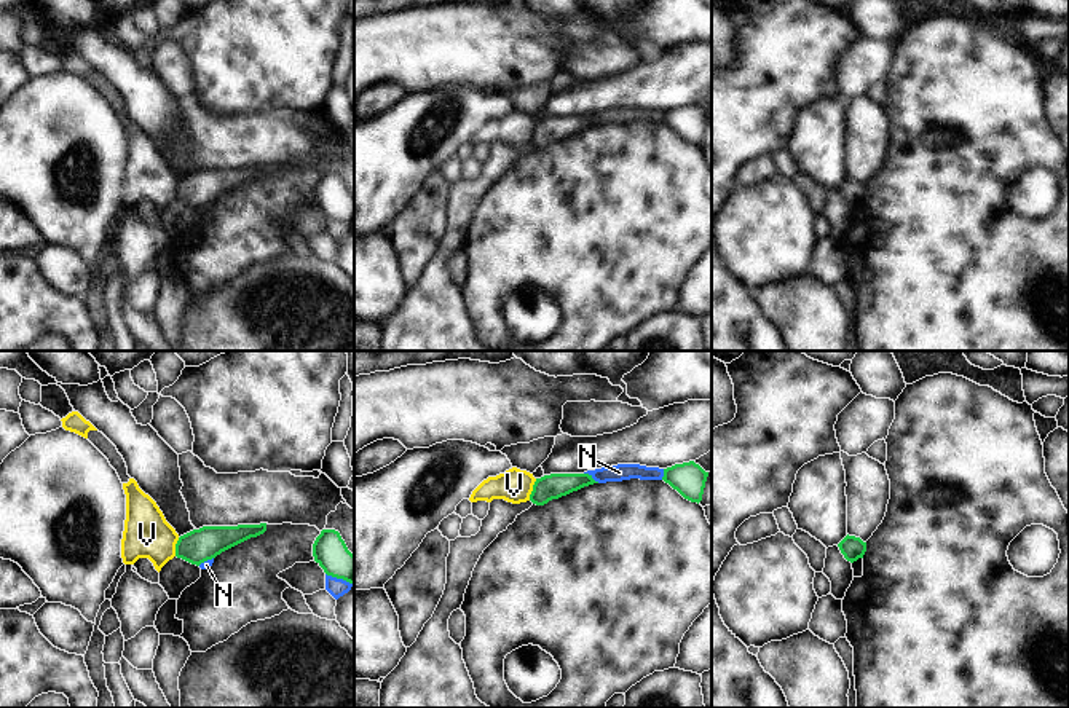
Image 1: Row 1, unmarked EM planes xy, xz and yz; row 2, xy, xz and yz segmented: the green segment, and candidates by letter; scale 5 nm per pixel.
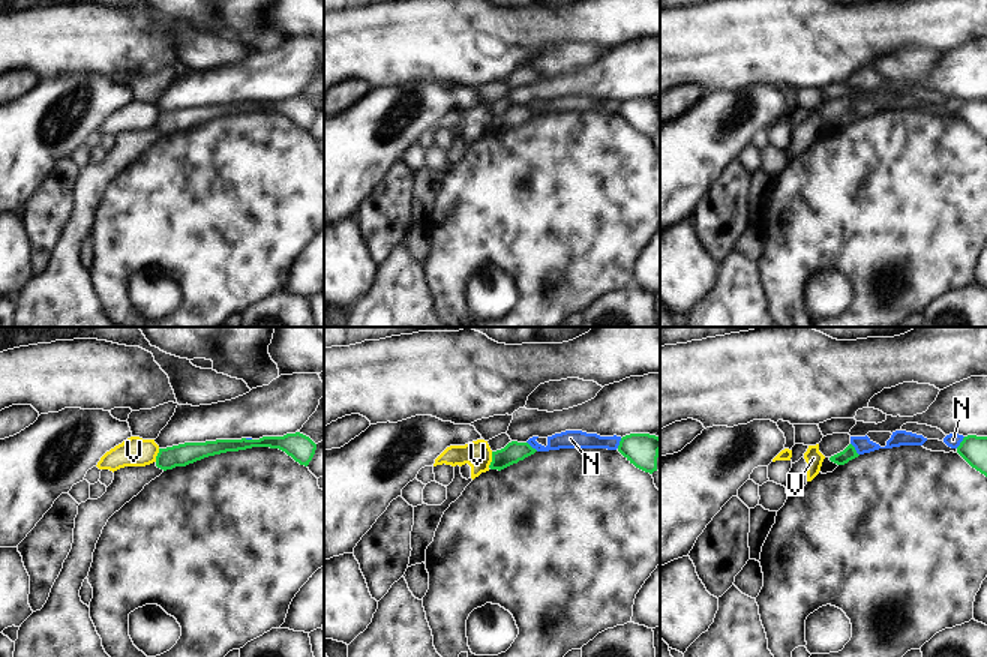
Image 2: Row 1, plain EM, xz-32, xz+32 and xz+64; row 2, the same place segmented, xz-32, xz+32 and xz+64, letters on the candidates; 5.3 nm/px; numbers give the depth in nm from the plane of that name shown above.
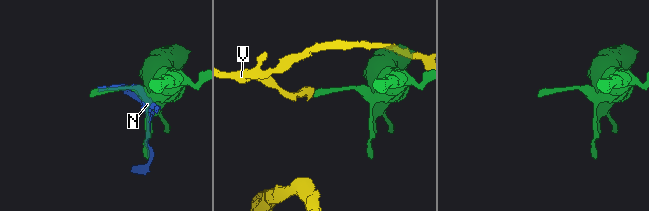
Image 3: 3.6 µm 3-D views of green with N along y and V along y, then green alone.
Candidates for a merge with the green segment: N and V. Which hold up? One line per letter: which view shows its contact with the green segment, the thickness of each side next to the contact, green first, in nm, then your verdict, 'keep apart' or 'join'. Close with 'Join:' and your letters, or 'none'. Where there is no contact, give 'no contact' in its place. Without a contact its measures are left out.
N: meets green in xz; 130 nm thick on the green side, 90 nm on the other; keep apart
V: meets green in xz; 130 nm thick on the green side, 170 nm on the other; keep apart
Join: none

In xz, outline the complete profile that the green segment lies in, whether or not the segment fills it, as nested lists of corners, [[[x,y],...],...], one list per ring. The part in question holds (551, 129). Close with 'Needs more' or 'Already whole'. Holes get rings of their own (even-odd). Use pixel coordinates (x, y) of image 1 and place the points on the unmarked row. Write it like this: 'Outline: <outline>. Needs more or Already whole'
Outline: [[[550,116],[536,121],[530,144],[544,148],[552,142],[558,142],[584,129],[598,126],[589,116]]]. Already whole

